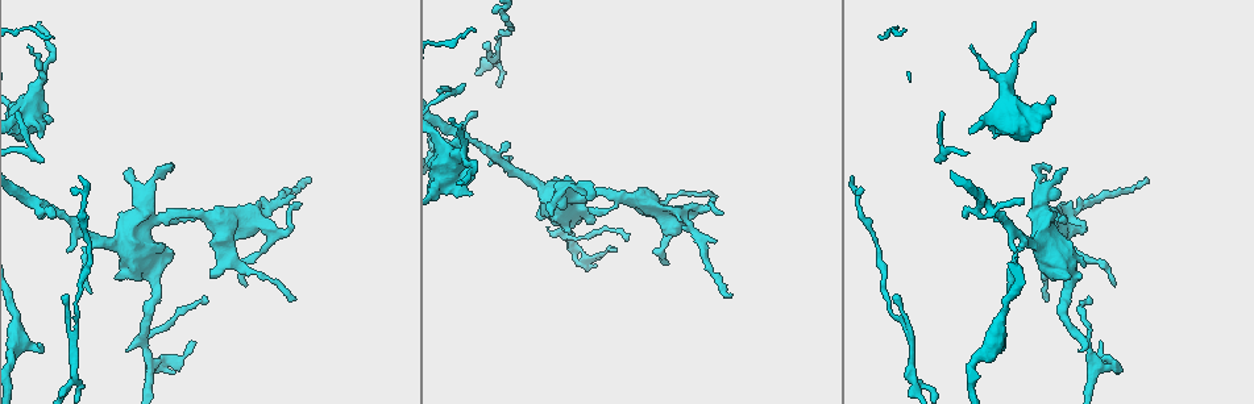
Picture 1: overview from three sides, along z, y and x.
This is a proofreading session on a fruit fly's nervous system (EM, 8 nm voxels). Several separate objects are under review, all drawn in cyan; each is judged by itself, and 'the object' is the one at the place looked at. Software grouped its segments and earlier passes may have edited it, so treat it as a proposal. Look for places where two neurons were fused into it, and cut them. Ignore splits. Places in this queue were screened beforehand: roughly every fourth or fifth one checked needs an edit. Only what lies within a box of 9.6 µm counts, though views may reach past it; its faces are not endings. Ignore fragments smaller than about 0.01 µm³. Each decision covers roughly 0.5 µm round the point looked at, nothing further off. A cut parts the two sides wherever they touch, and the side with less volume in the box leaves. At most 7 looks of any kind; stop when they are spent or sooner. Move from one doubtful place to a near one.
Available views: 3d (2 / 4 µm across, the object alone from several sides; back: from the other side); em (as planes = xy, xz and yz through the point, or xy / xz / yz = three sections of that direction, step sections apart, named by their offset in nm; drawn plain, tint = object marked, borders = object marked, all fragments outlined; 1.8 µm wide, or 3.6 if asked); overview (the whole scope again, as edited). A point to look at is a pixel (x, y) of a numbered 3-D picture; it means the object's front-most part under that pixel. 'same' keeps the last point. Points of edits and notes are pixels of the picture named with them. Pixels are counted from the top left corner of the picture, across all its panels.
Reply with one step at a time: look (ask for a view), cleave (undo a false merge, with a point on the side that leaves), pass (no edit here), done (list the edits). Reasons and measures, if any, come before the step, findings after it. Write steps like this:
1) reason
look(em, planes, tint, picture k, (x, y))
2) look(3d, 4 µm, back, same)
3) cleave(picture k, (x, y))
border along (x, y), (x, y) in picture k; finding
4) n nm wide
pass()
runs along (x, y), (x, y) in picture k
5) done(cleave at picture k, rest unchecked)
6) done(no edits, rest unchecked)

three-way junction
look(em, 3.6 µm, yz, step 4, tint, picture 1, (450, 161))

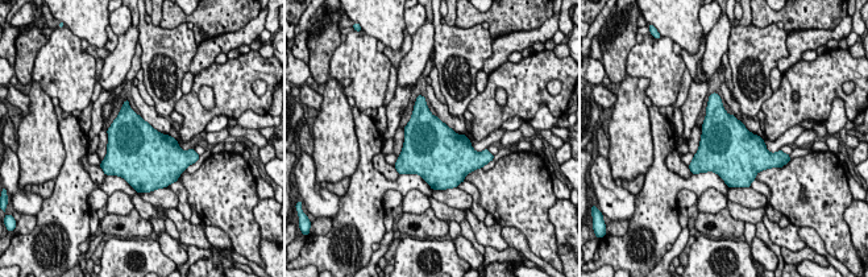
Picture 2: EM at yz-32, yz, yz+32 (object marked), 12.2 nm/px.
650 nm wide
pass()
one neuron here

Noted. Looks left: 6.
branch point
look(3d, 2 µm, picture 1, (37, 203))

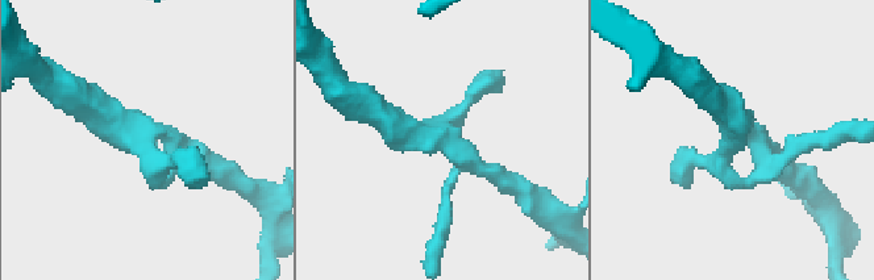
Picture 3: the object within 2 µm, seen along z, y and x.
look(em, yz, step 16, tint, picture 3, (448, 131))

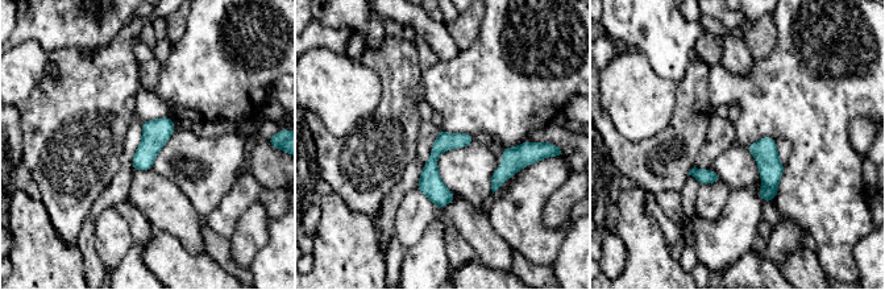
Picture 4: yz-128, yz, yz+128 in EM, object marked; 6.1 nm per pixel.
pass()
runs along (468, 137), (433, 154), (440, 204) in picture 4; one neuron here

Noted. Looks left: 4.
a narrow waist
look(3d, 2 µm, back, picture 1, (1092, 361))

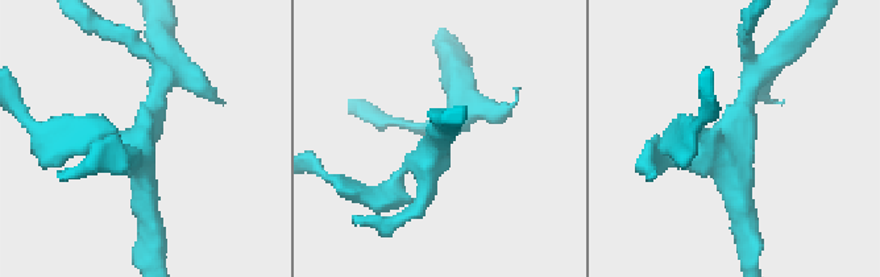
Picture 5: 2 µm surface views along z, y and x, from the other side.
need the tissue
look(em, planes, tint, picture 5, (149, 136))

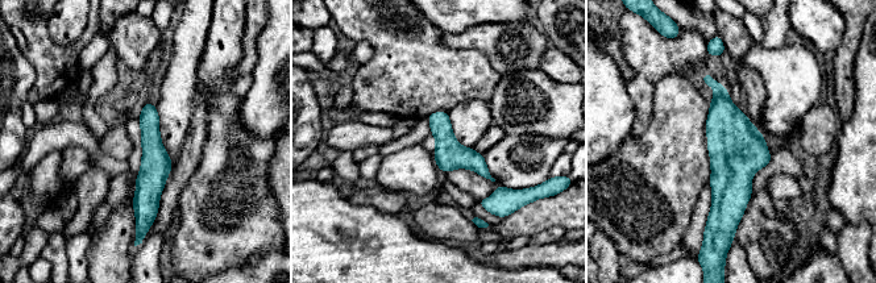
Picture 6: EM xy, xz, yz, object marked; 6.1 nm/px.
170 nm wide
pass()
runs along (706, 77), (727, 127), (727, 217) in picture 6; one neuron here

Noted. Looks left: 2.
done(no edits, rest unchecked)

